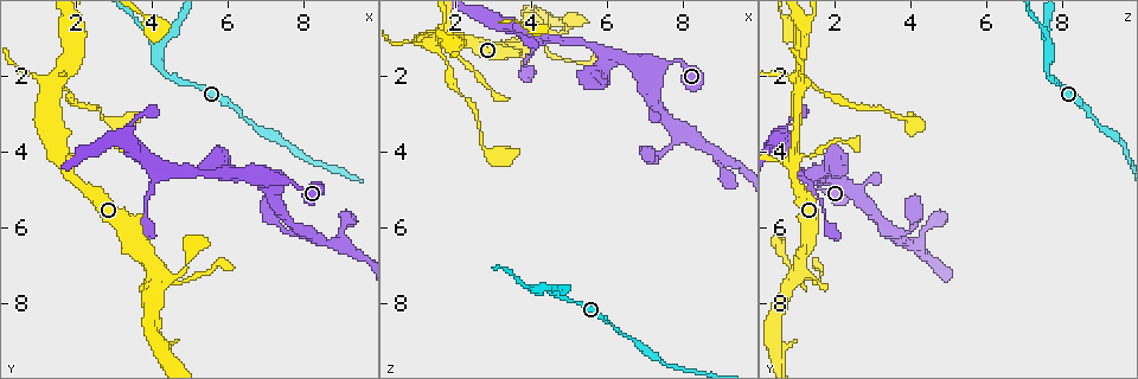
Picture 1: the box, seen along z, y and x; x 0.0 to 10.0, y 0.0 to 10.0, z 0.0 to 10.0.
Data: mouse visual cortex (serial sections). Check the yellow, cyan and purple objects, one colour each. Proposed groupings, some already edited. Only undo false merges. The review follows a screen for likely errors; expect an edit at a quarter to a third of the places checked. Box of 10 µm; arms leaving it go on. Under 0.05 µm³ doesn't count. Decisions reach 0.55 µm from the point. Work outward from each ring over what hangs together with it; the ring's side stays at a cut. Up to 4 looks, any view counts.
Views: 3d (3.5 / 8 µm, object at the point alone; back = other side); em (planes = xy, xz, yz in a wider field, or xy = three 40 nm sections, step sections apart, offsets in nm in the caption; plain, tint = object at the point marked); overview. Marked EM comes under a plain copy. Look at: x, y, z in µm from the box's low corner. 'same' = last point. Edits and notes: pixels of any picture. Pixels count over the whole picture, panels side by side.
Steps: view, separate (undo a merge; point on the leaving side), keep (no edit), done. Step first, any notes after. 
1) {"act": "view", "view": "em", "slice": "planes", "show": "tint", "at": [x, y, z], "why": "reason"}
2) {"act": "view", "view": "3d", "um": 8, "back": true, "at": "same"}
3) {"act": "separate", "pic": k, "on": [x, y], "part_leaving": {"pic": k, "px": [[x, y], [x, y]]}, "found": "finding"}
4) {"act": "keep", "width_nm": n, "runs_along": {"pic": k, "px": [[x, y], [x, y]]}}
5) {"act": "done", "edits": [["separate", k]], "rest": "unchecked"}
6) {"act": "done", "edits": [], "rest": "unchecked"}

{"act": "view", "view": "3d", "um": 3.5, "at": [4.15, 1.20, 7.70], "why": "thick turns thin"}

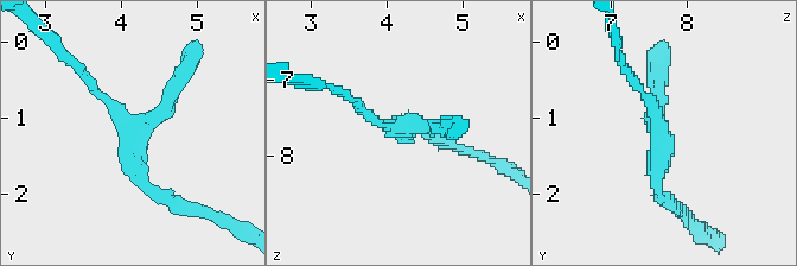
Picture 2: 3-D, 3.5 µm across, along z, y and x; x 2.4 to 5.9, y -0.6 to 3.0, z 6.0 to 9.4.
{"act": "view", "view": "em", "slice": "xy", "step": 1, "show": "tint", "at": [4.20, 1.25, 7.70], "arms": 3, "arm_widths_nm": [150, 150, 200], "why": "now the EM"}

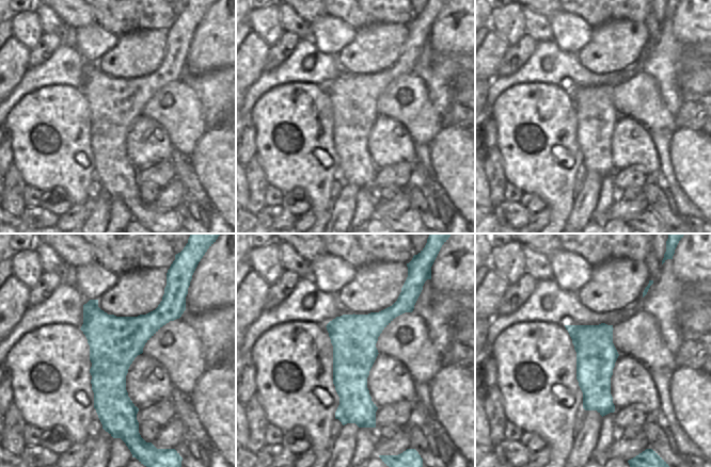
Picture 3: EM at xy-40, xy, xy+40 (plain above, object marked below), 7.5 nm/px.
{"act": "keep", "runs_along": {"pic": 2, "px": [[165, 200], [133, 168], [133, 134], [180, 76]]}, "found": "all the same cell"}

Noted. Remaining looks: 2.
{"act": "view", "view": "3d", "um": 3.5, "at": [1.65, 4.20, 0.90], "why": "looks like a crossing"}

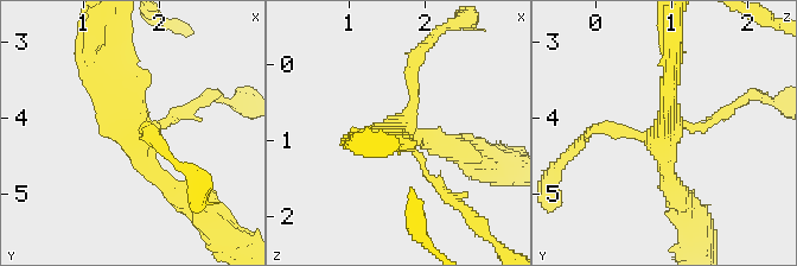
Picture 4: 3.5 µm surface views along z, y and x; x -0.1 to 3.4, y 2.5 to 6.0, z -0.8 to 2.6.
{"act": "view", "view": "em", "slice": "xy", "step": 5, "show": "tint", "at": [1.65, 4.15, 0.90], "arms": 4, "arm_widths_nm": [100, 150, 250, 250], "why": "now the EM"}

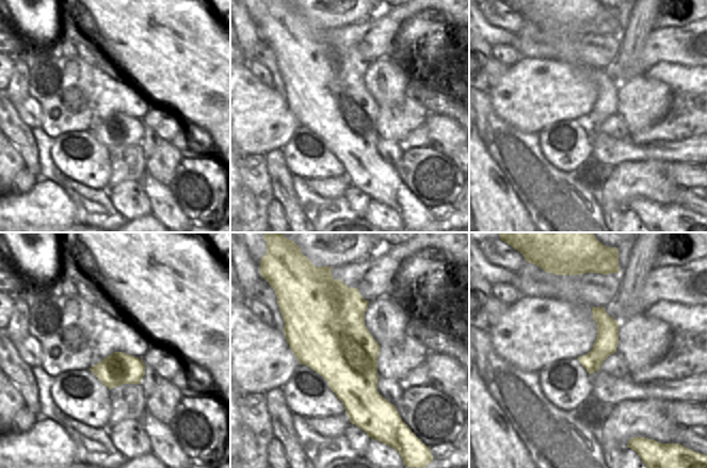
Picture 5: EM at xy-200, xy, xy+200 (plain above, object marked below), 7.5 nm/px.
{"act": "keep", "runs_along": {"pic": 5, "px": [[600, 309], [604, 347], [591, 370]]}, "found": "continuous, no second cell"}

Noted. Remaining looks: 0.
{"act": "done", "edits": [], "rest": "unchecked"}

